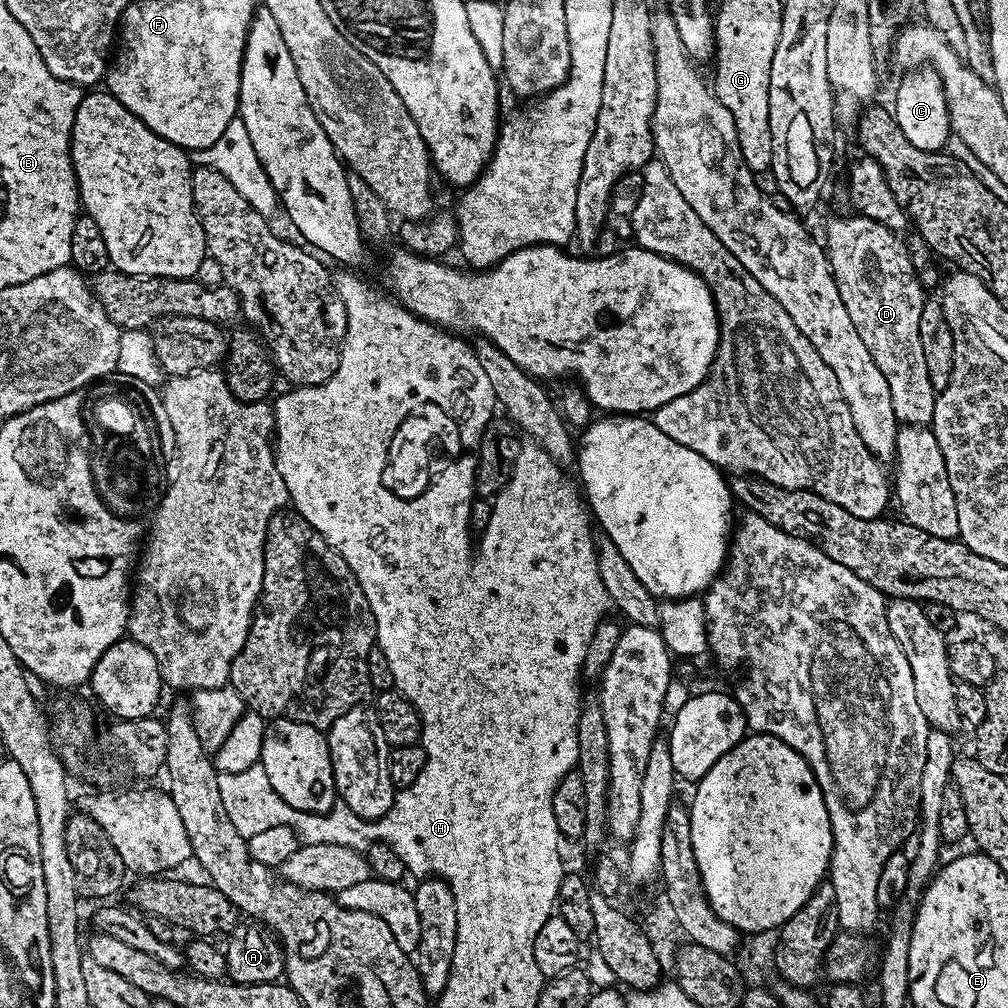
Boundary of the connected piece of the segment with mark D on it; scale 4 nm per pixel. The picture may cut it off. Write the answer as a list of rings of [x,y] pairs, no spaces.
[[[851,215],[830,221],[822,235],[838,294],[842,294],[842,303],[854,326],[858,326],[858,335],[866,342],[870,358],[874,358],[882,378],[886,378],[886,386],[890,386],[890,402],[894,402],[897,421],[904,426],[931,425],[938,393],[930,386],[918,334],[925,289],[920,287],[920,277],[900,236],[870,218]]]

